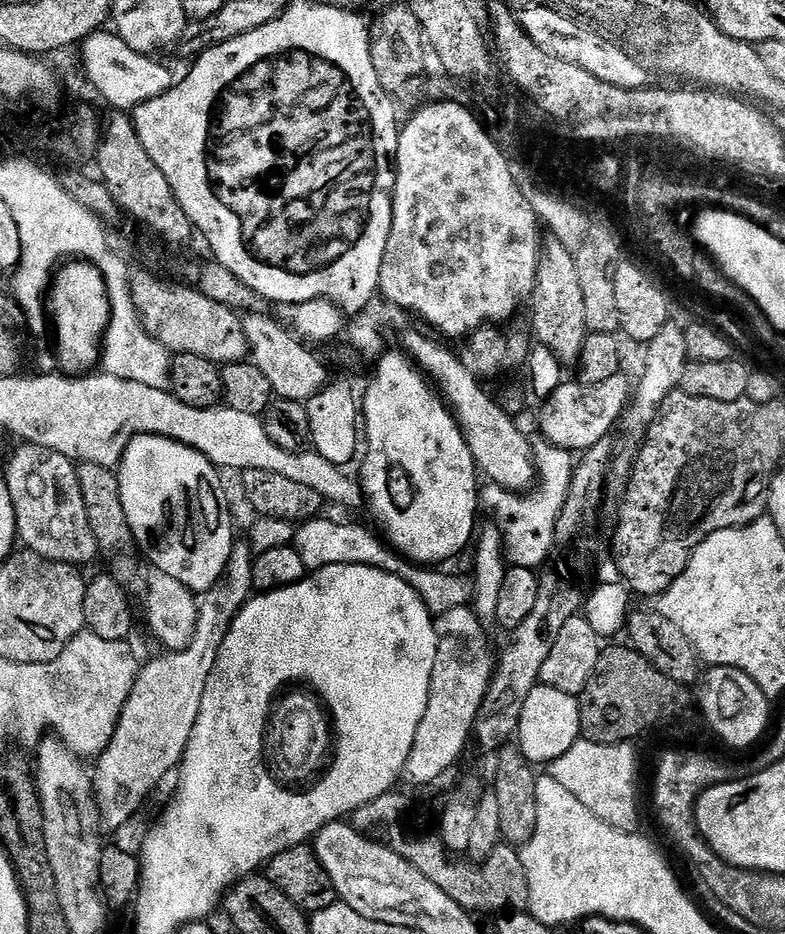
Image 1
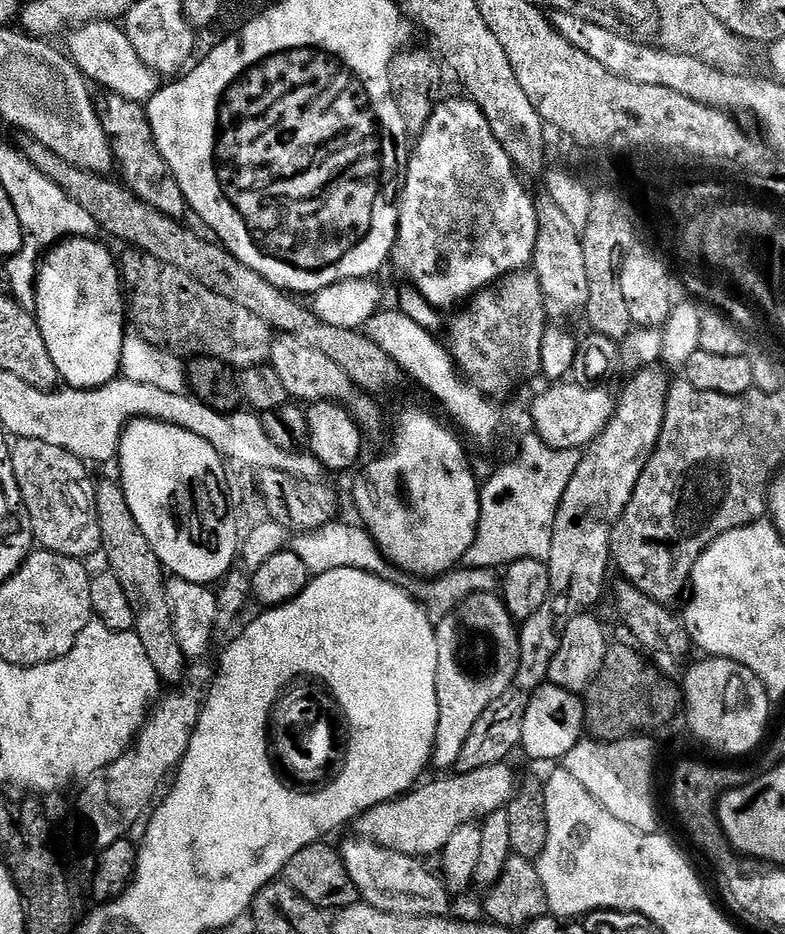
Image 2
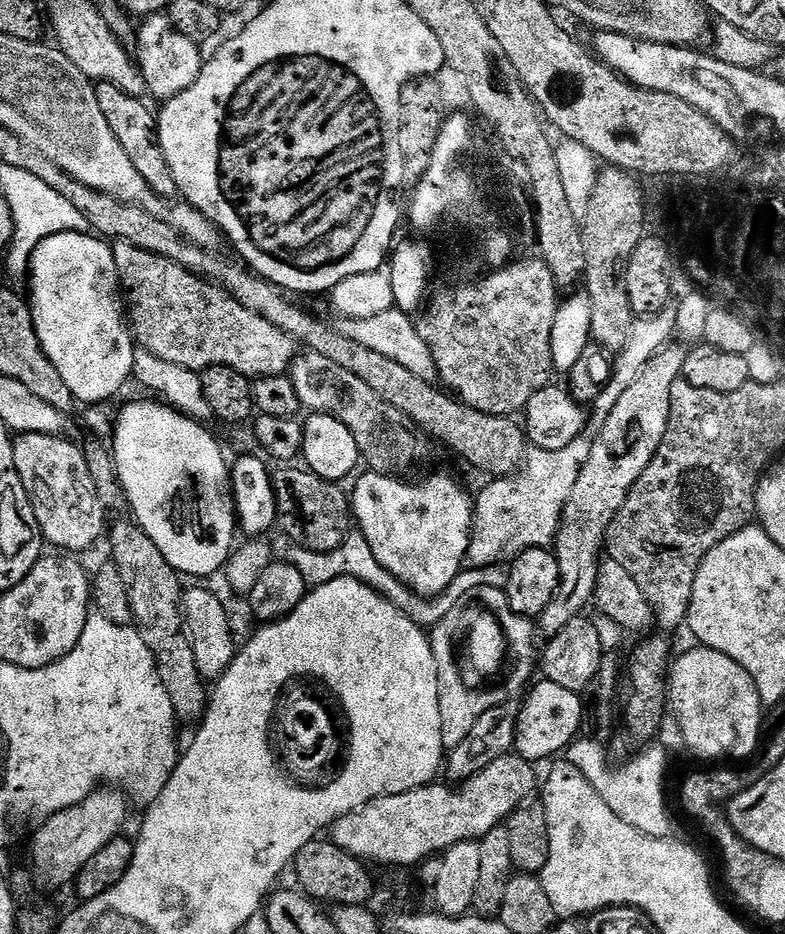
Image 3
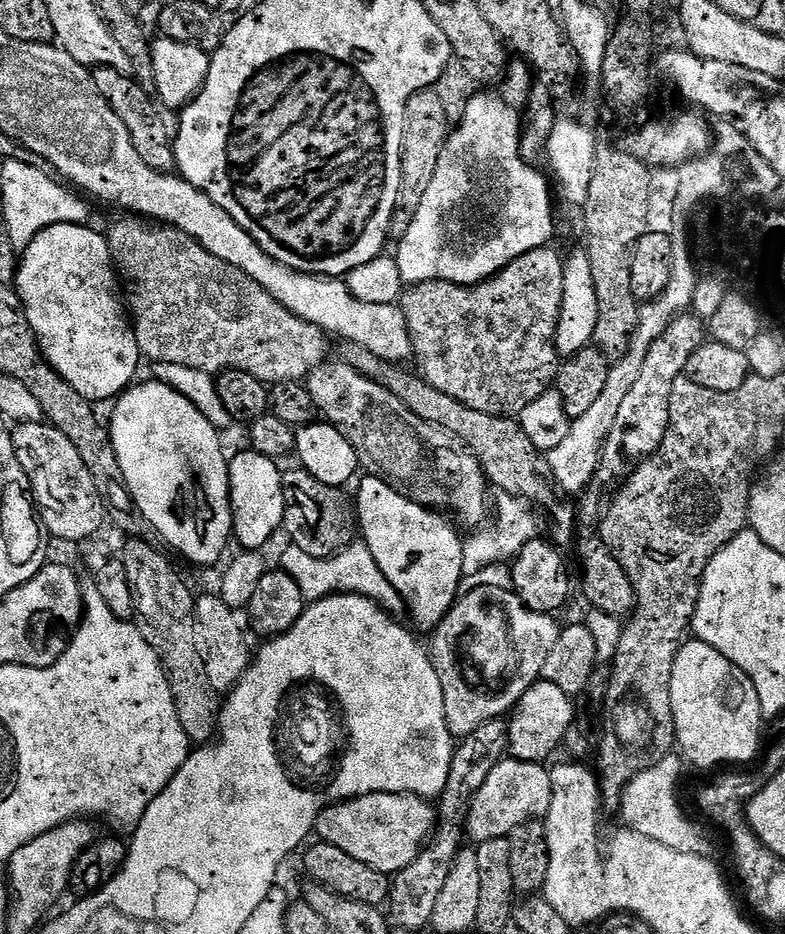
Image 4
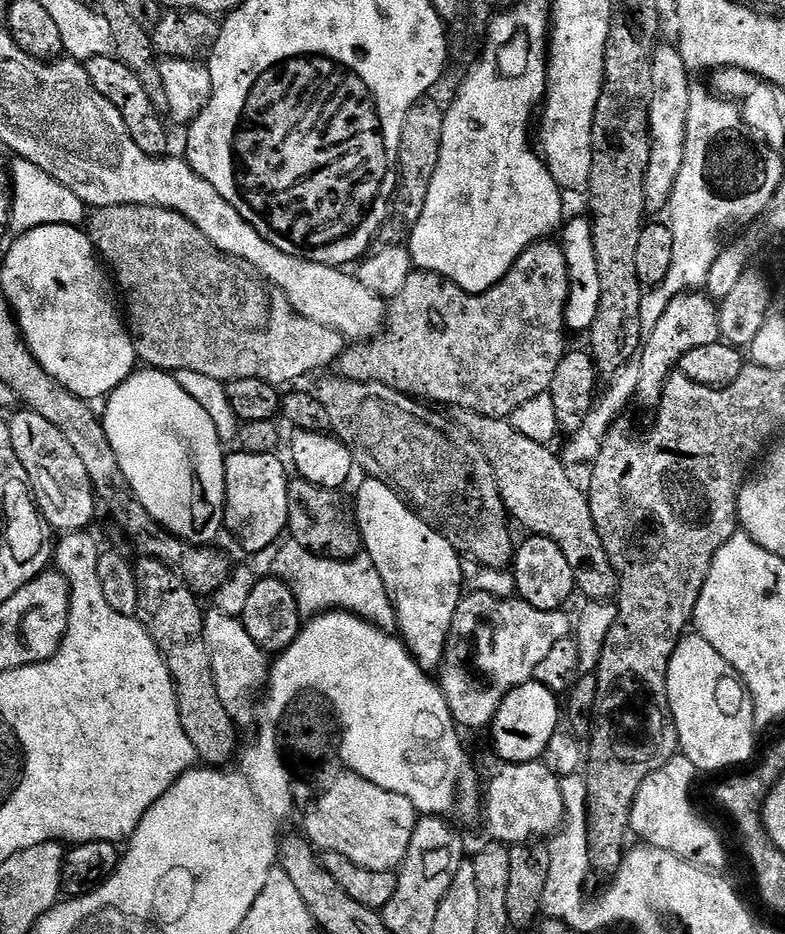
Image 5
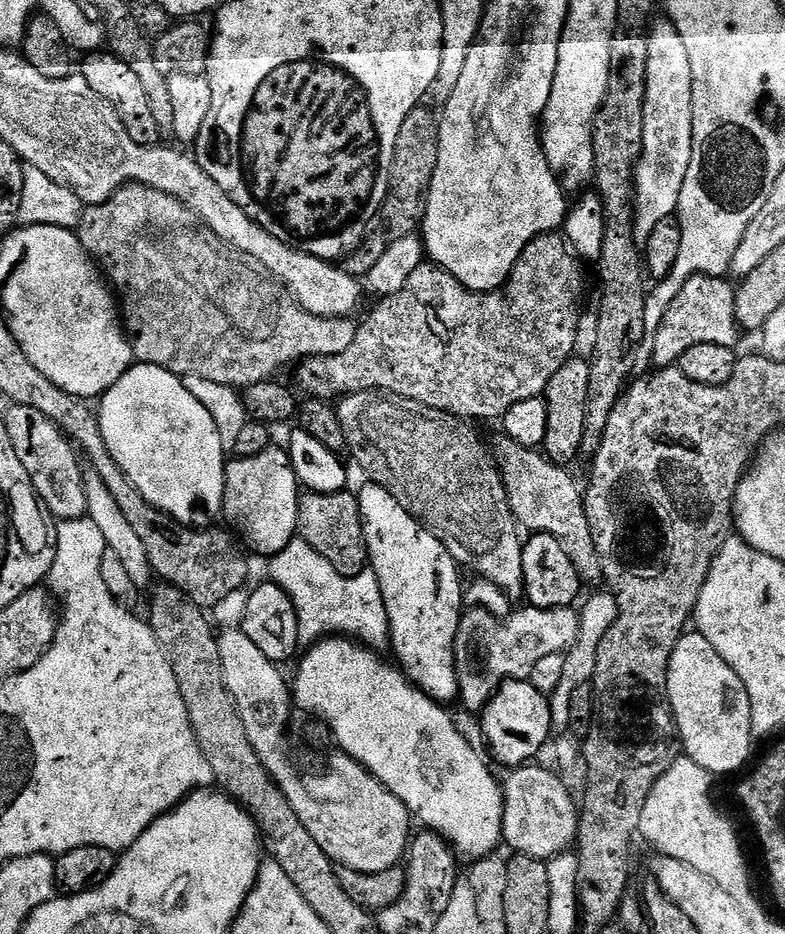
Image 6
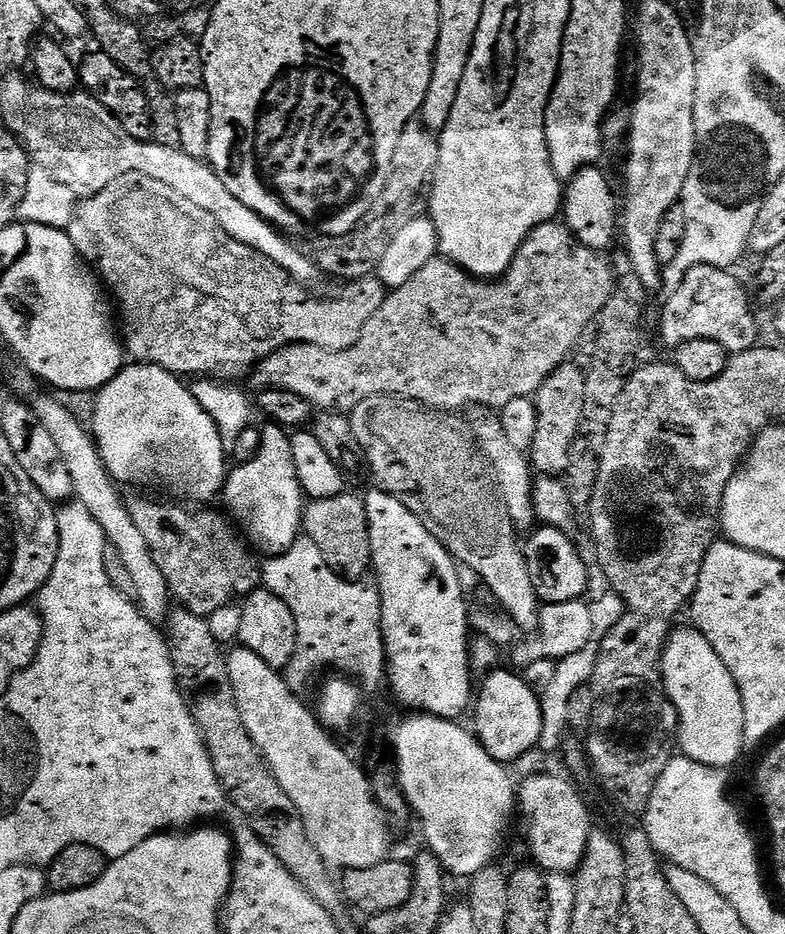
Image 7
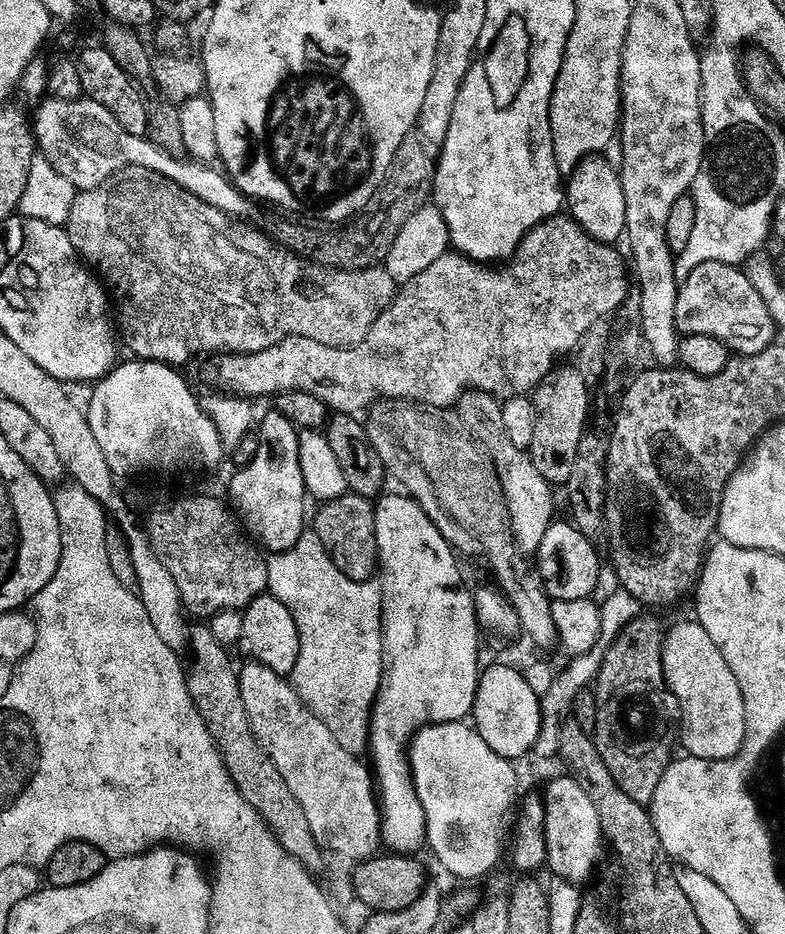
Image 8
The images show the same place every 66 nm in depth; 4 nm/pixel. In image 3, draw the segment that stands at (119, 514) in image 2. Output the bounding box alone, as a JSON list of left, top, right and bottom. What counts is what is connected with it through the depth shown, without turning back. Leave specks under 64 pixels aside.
[106,520,210,725]

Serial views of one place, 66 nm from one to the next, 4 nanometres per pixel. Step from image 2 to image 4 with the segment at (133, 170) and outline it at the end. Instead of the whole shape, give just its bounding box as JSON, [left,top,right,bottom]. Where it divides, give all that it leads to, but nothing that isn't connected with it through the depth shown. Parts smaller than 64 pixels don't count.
[92,68,177,173]

